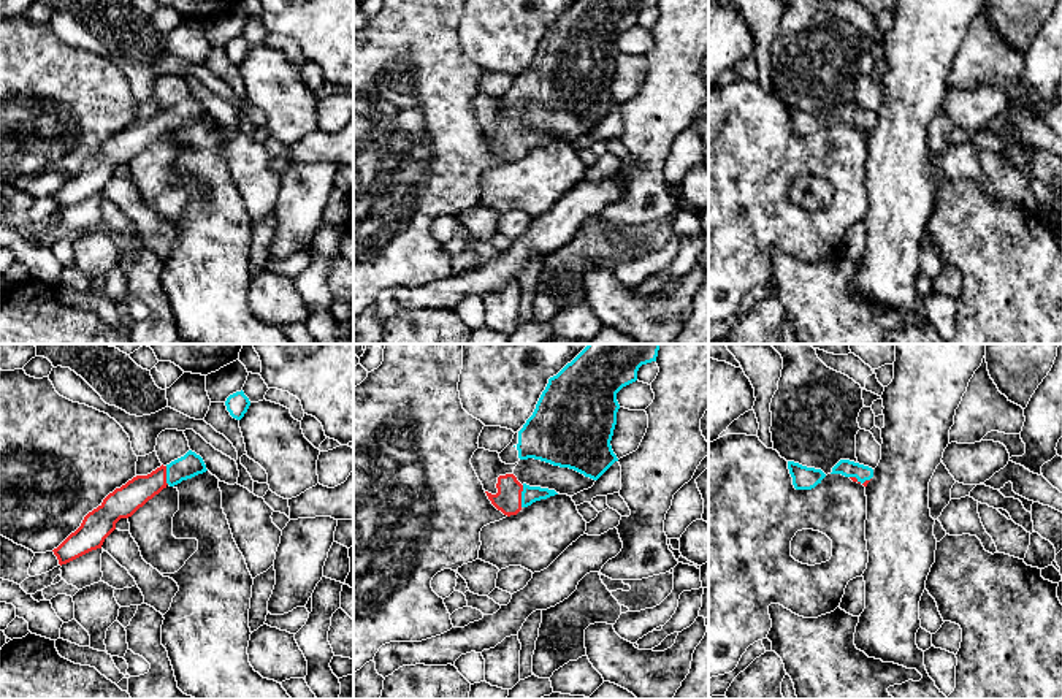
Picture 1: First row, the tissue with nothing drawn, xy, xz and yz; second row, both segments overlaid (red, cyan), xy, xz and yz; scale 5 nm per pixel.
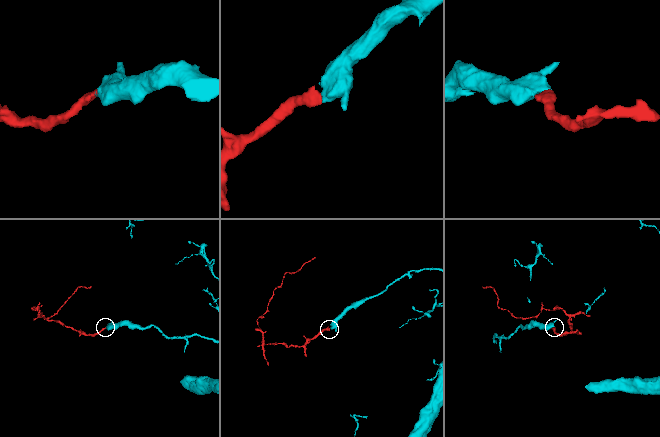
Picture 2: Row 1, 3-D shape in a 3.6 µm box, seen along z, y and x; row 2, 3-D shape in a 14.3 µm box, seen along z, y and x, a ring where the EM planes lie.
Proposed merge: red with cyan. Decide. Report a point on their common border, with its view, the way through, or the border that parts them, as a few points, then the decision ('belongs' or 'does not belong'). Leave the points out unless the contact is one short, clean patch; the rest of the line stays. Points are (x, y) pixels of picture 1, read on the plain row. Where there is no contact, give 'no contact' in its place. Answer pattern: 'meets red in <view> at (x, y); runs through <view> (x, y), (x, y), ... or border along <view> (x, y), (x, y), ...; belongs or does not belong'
meets red in xz at (520, 141); belongs

